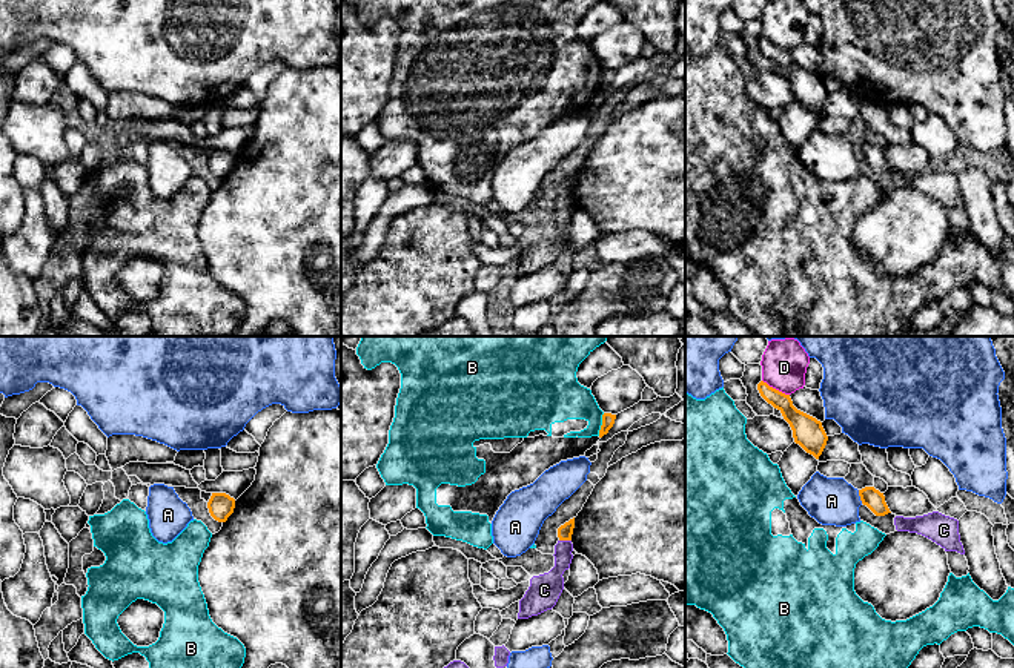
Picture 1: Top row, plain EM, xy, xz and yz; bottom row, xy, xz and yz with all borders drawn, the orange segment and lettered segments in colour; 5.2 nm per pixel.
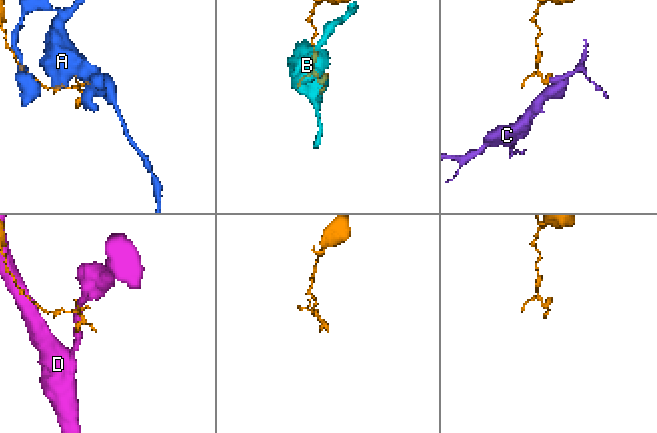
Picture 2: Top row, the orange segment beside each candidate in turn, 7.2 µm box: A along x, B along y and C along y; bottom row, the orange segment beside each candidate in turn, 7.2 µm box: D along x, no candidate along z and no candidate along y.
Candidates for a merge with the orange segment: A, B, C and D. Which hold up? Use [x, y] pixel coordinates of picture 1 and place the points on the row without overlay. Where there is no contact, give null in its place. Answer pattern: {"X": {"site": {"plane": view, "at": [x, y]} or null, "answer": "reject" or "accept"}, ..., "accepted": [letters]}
{"A": {"site": {"plane": "yz", "at": [859, 151]}, "answer": "reject"}, "B": {"site": {"plane": "xz", "at": [603, 80]}, "answer": "reject"}, "C": {"site": {"plane": "xz", "at": [566, 195]}, "answer": "reject"}, "D": {"site": {"plane": "yz", "at": [775, 45]}, "answer": "reject"}, "accepted": []}

